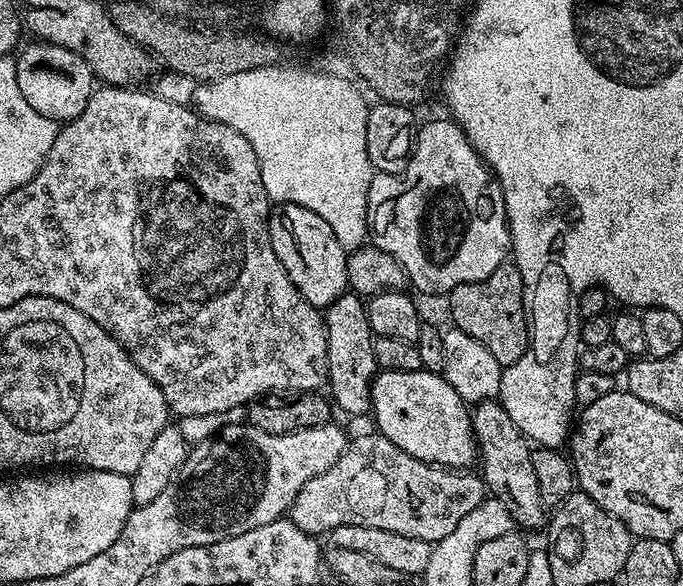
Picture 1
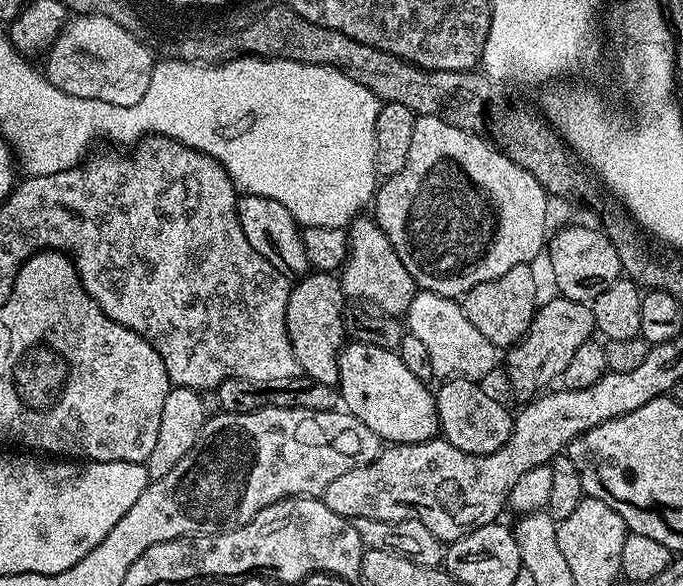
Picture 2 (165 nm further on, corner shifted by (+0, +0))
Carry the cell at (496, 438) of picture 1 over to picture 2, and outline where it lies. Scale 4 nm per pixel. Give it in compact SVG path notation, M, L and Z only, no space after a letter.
M453 376L445 379L444 384L439 389L435 389L436 413L438 414L438 422L440 423L439 435L450 442L450 446L458 446L463 448L465 452L470 454L494 454L501 446L510 438L514 427L514 416L510 411L507 412L481 383L474 380L467 380L464 376Z

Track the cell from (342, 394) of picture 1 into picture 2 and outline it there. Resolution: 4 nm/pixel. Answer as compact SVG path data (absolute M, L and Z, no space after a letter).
M312 270L292 284L290 302L286 308L286 330L301 373L314 378L314 382L326 382L333 386L340 383L340 350L346 343L345 307L346 297L339 275Z

